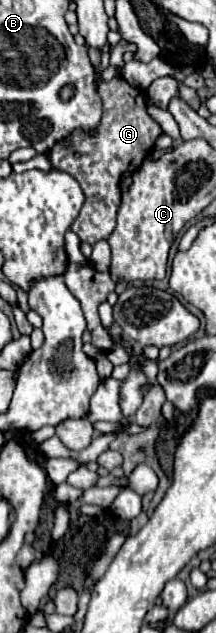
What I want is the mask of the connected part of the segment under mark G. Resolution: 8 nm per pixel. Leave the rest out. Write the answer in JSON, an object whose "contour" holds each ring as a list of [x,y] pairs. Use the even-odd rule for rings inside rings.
{"contour":[[[113,78],[109,82],[99,80],[99,94],[103,100],[103,120],[99,124],[101,134],[95,134],[93,138],[91,136],[79,138],[77,142],[73,142],[71,148],[67,148],[73,150],[69,154],[67,152],[63,154],[61,152],[63,148],[59,146],[53,146],[47,152],[51,166],[71,174],[85,192],[85,204],[75,222],[71,224],[71,230],[81,238],[81,242],[87,244],[95,244],[99,240],[109,238],[109,234],[115,228],[115,214],[121,200],[119,182],[127,172],[127,168],[131,174],[141,166],[143,158],[153,148],[153,140],[161,134],[159,124],[147,114],[145,108],[147,100],[143,90],[133,88],[123,78]]]}

